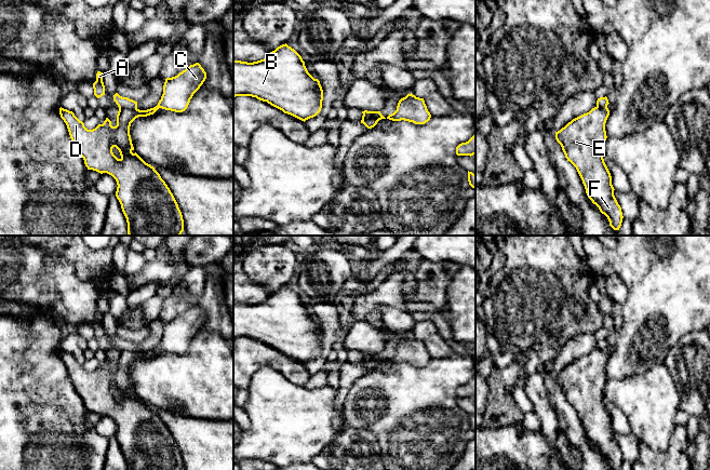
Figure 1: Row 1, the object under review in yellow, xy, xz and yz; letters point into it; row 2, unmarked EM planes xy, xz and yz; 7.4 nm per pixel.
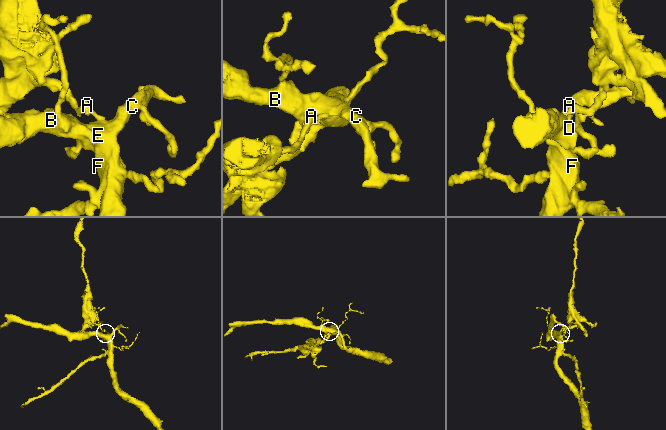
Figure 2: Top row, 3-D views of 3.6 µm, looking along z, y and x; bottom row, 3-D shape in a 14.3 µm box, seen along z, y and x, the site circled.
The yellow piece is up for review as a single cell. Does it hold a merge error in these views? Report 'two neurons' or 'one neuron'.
two neurons

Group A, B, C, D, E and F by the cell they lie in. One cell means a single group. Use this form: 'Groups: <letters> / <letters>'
Groups: A / B C D E F

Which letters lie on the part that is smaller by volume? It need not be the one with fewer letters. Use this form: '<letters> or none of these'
A

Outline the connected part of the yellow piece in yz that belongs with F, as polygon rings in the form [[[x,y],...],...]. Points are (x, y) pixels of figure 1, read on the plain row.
[[[594,349],[555,374],[555,381],[567,403],[576,409],[588,440],[607,459],[612,470],[620,470],[624,458],[603,401],[608,358],[607,349]]]

